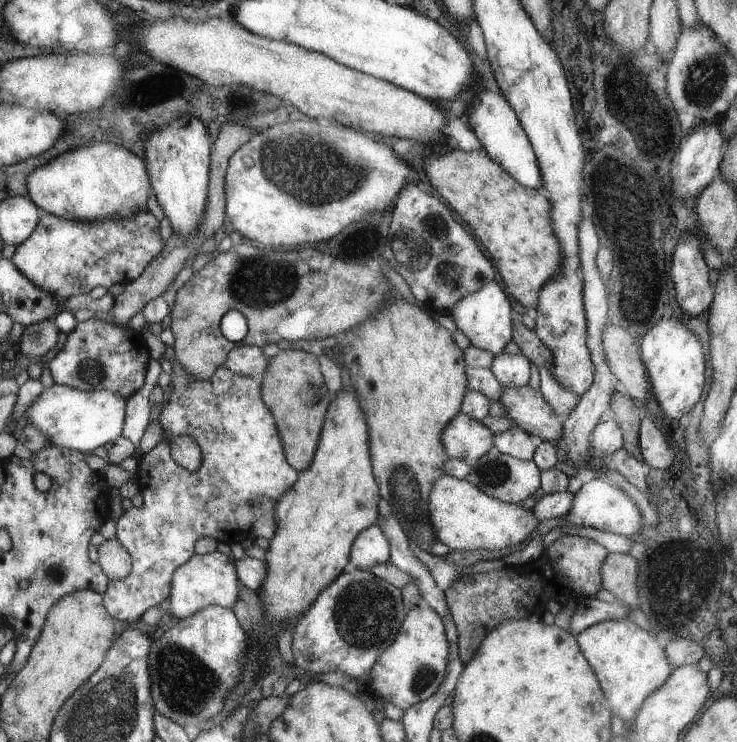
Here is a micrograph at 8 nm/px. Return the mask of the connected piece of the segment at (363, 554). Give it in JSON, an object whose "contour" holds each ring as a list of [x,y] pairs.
{"contour":[[[377,523],[364,528],[350,550],[351,566],[365,570],[389,559],[390,547],[386,535]]]}

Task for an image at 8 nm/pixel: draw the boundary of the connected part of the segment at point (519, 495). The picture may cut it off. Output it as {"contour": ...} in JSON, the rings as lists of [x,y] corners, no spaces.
{"contour":[[[493,445],[490,450],[471,463],[469,474],[464,478],[491,498],[518,504],[531,496],[541,483],[541,470],[532,459],[523,460],[501,454]]]}

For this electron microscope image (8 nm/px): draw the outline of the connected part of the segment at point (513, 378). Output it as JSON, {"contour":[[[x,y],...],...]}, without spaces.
{"contour":[[[503,352],[494,355],[490,369],[503,387],[527,385],[529,370],[531,370],[525,356]]]}

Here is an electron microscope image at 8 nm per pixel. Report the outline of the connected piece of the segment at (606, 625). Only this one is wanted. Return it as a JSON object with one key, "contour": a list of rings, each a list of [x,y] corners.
{"contour":[[[627,618],[593,623],[575,636],[578,647],[605,691],[610,710],[615,710],[615,716],[623,718],[623,721],[629,720],[629,724],[637,716],[646,696],[661,687],[672,673],[672,666],[669,666],[665,652],[657,646],[655,638]]]}

